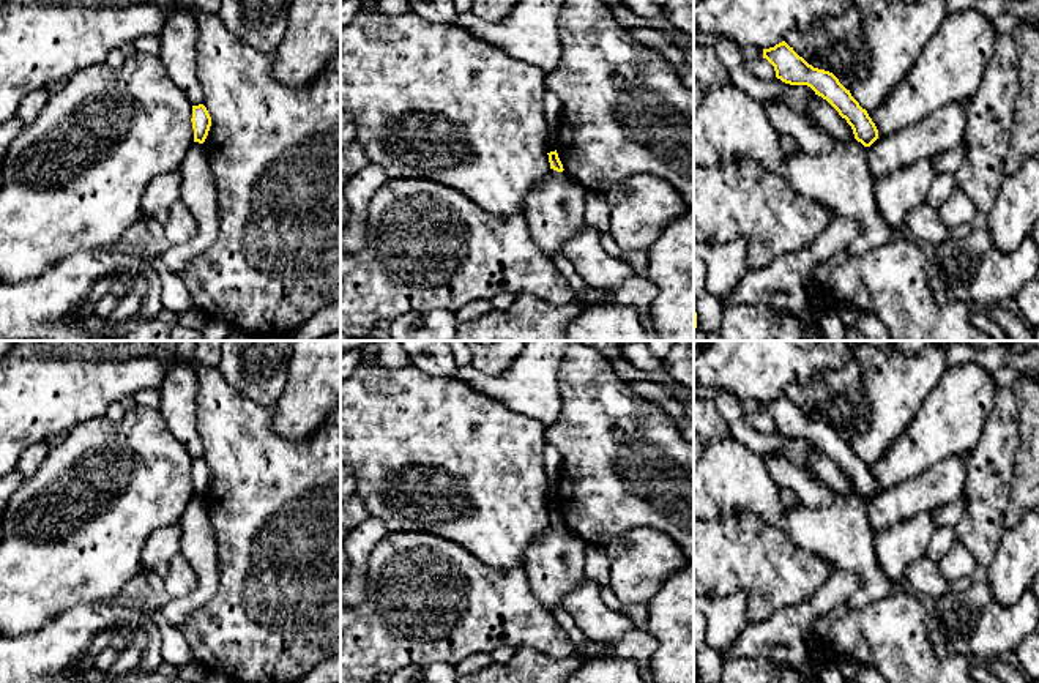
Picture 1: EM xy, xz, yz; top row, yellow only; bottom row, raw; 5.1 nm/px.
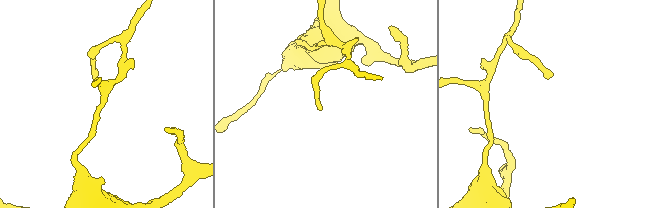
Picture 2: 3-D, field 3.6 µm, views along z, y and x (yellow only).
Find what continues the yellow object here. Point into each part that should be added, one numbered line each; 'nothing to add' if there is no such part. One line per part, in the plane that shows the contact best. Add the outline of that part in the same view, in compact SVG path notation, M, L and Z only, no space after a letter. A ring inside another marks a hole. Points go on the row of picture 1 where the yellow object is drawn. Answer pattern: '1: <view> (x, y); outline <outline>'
nothing to add

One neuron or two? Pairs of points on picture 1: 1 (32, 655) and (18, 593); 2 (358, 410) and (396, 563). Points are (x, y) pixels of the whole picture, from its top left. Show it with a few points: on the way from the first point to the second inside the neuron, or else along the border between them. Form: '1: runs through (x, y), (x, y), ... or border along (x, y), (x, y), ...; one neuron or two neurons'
1: border along (59, 612), (40, 628), (16, 638); two neurons
2: border along (388, 530), (426, 532); two neurons

